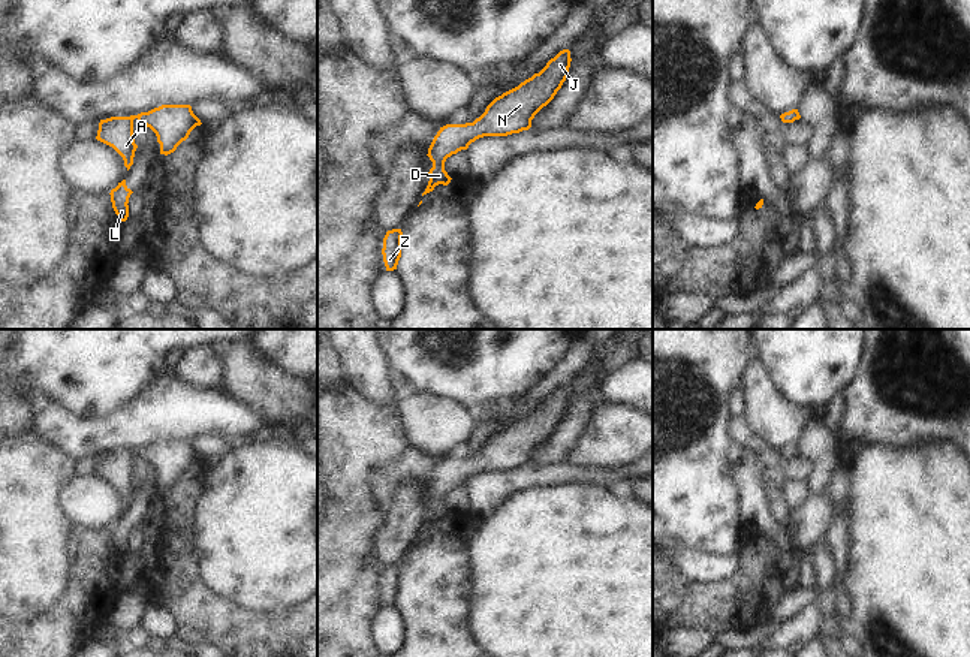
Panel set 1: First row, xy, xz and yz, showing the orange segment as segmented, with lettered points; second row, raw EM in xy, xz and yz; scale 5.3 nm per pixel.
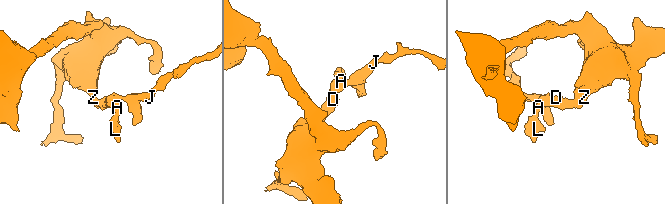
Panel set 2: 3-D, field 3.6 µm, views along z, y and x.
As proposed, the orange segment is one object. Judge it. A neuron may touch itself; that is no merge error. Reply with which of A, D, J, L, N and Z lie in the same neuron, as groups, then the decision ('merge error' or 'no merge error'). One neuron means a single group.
groups A D J L N Z; no merge error

